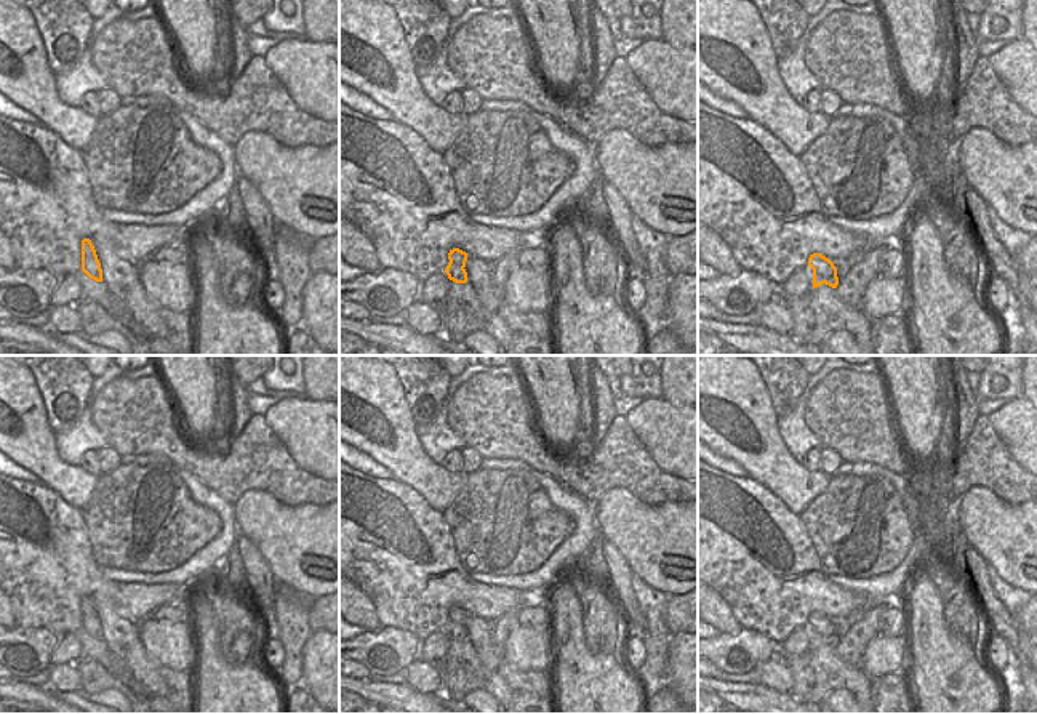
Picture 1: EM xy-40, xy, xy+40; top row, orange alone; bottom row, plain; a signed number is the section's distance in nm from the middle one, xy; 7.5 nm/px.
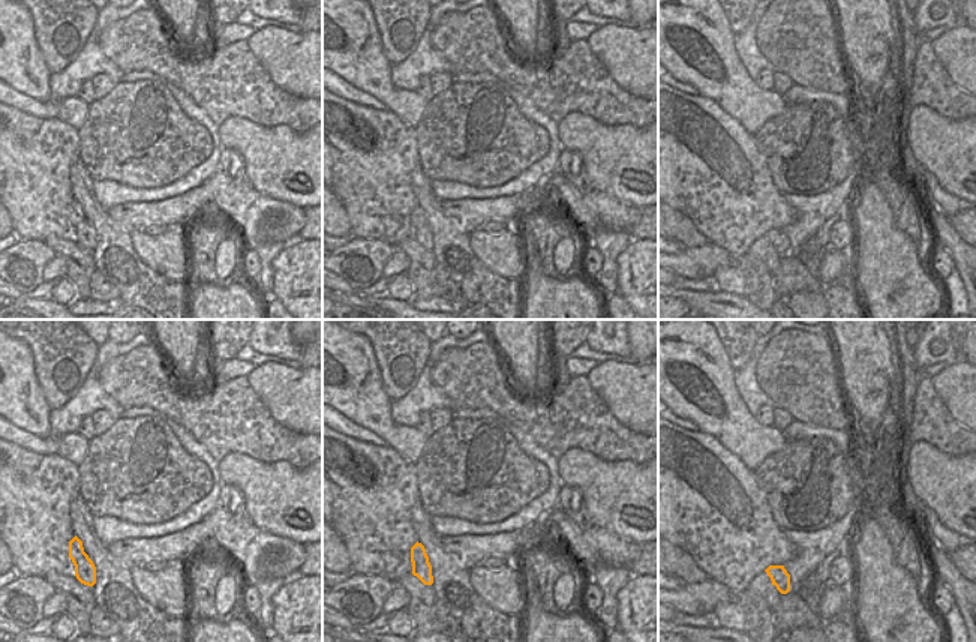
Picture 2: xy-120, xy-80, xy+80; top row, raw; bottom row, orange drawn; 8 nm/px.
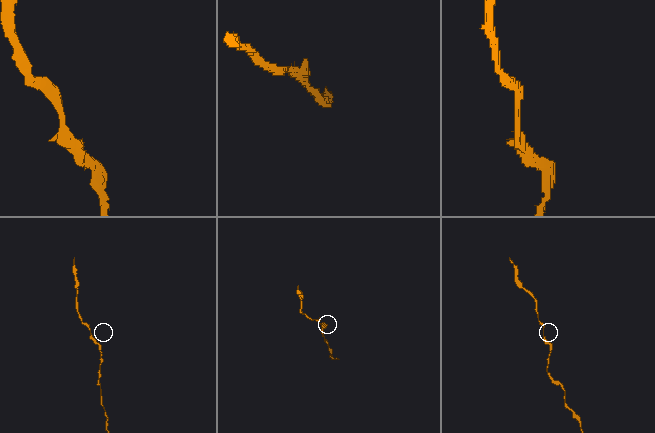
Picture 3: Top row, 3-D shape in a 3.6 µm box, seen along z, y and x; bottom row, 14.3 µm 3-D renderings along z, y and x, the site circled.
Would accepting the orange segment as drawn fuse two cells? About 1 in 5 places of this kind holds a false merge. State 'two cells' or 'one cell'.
one cell

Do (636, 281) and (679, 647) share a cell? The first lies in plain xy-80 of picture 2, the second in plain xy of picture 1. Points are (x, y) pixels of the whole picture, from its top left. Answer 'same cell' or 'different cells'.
same cell

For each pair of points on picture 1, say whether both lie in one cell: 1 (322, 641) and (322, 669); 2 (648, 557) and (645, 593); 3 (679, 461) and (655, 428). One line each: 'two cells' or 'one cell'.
1: one cell
2: two cells
3: one cell

